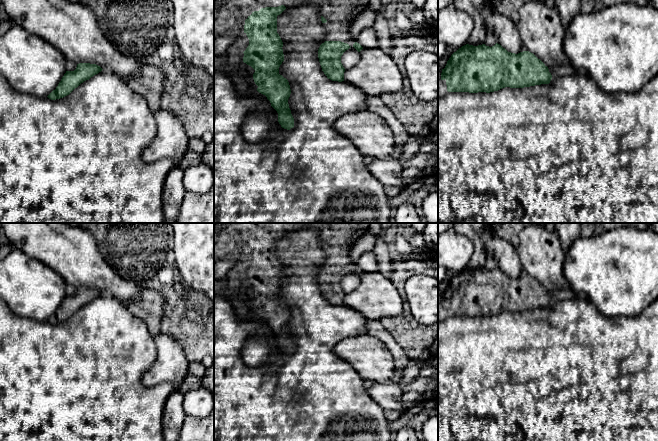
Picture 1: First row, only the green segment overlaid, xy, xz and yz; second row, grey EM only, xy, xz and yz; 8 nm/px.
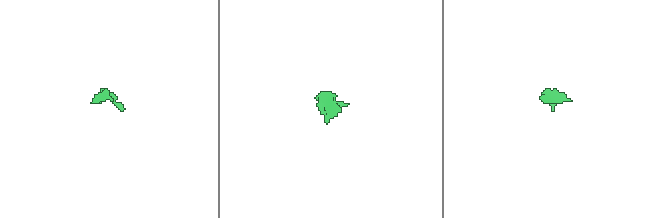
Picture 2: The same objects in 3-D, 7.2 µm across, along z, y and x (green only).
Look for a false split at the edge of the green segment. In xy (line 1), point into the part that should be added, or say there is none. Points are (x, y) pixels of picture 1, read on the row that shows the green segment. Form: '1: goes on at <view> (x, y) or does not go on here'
1: does not go on here

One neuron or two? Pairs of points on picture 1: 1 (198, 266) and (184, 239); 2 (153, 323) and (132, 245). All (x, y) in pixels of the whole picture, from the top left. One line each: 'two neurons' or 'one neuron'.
1: one neuron
2: two neurons

